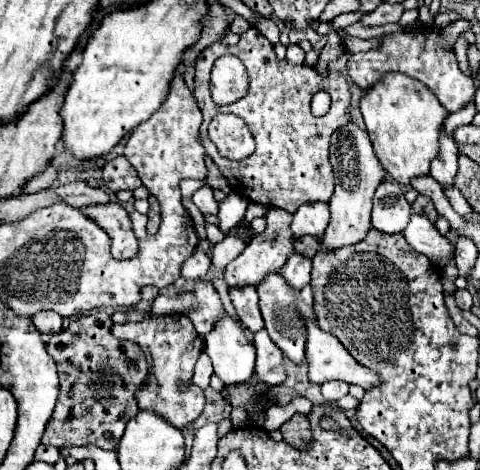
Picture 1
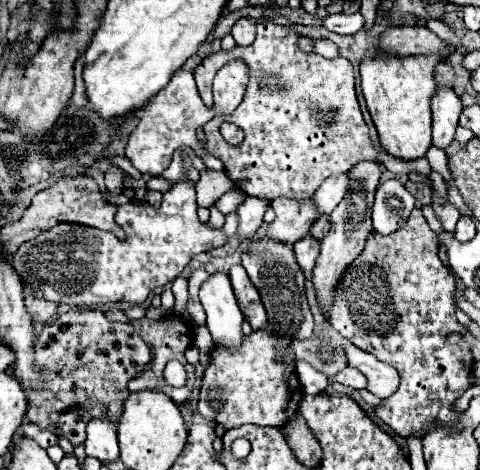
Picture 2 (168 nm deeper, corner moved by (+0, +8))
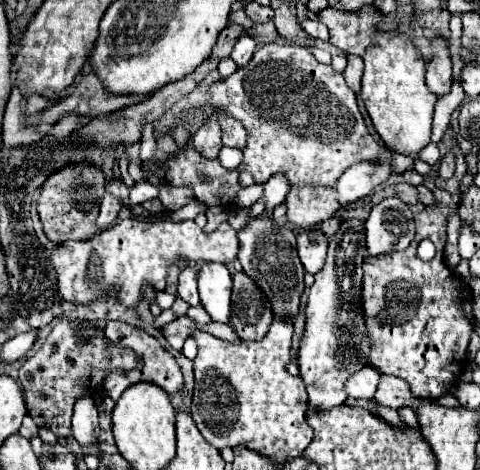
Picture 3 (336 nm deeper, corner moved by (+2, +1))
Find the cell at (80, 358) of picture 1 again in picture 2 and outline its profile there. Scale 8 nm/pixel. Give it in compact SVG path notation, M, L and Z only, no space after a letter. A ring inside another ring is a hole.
M88 308L68 310L66 314L60 314L52 324L46 324L46 328L36 340L36 364L48 368L48 384L38 394L38 400L30 398L32 404L26 416L38 428L42 430L48 428L48 432L54 432L56 436L70 440L72 446L78 446L86 440L86 426L90 420L94 418L108 420L114 426L118 426L124 412L124 402L130 396L128 382L138 372L142 372L148 362L150 362L150 348L138 336L132 324L108 322L102 310L88 310Z

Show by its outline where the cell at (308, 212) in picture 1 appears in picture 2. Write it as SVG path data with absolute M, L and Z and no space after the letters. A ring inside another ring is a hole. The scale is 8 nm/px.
M340 174L340 176L332 176L324 180L322 186L312 196L318 216L322 214L328 216L338 206L338 202L344 198L346 190L348 190L348 174Z

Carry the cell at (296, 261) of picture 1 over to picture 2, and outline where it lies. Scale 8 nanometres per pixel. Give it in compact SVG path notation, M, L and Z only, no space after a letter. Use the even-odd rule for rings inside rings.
M304 236L302 240L298 240L294 244L294 254L296 254L296 262L304 272L312 272L316 258L320 252L320 242L312 240L312 236Z

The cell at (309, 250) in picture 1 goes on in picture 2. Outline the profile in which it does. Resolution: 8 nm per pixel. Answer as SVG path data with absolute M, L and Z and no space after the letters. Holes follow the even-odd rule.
M320 216L320 218L312 224L312 228L310 228L310 236L316 238L316 240L322 240L322 238L328 234L328 230L330 230L330 218L328 218L328 216Z

